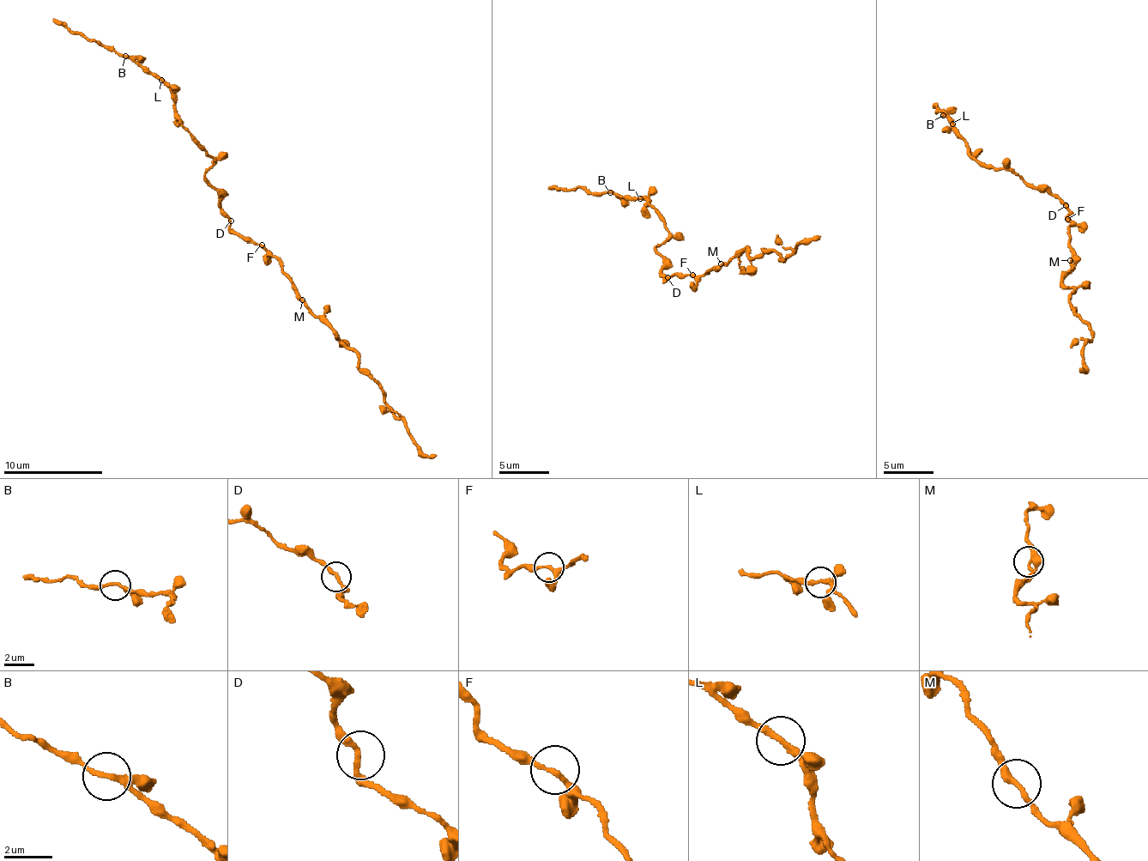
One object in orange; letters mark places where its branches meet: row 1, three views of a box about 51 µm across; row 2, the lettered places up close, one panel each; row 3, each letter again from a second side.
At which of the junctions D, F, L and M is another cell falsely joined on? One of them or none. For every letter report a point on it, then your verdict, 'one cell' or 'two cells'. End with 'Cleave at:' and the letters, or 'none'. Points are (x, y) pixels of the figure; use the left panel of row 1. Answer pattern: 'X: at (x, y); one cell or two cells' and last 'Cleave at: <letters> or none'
D: at (231, 221); one cell
F: at (262, 245); one cell
L: at (161, 80); one cell
M: at (302, 300); one cell
Cleave at: none

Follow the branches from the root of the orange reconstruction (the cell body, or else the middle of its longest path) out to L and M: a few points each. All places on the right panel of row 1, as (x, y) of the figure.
L: (1067, 213), (1066, 203), (1040, 193), (1013, 168), (987, 167), (971, 155), (967, 141), (951, 124)
M: (1067, 213), (1066, 218), (1072, 221), (1067, 245), (1072, 253), (1070, 260)

